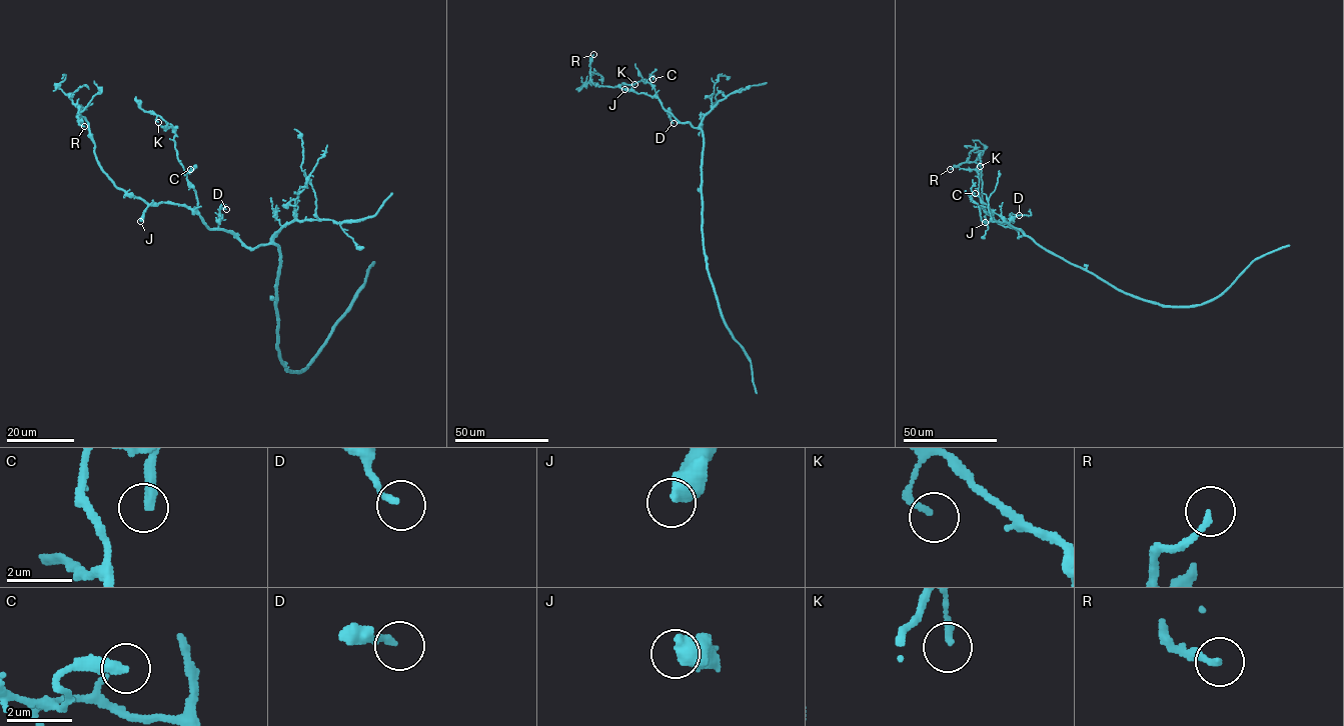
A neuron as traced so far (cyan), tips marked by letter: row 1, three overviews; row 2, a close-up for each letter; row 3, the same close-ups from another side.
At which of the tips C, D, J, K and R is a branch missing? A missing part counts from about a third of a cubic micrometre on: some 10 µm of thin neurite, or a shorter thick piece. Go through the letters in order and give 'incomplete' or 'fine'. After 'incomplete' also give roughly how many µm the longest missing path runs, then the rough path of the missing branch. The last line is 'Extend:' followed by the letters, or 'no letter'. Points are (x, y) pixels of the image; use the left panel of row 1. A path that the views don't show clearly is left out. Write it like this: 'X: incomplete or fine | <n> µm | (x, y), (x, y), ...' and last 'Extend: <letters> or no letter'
C: fine
D: fine
J: fine
K: fine
R: fine
Extend: no letter

